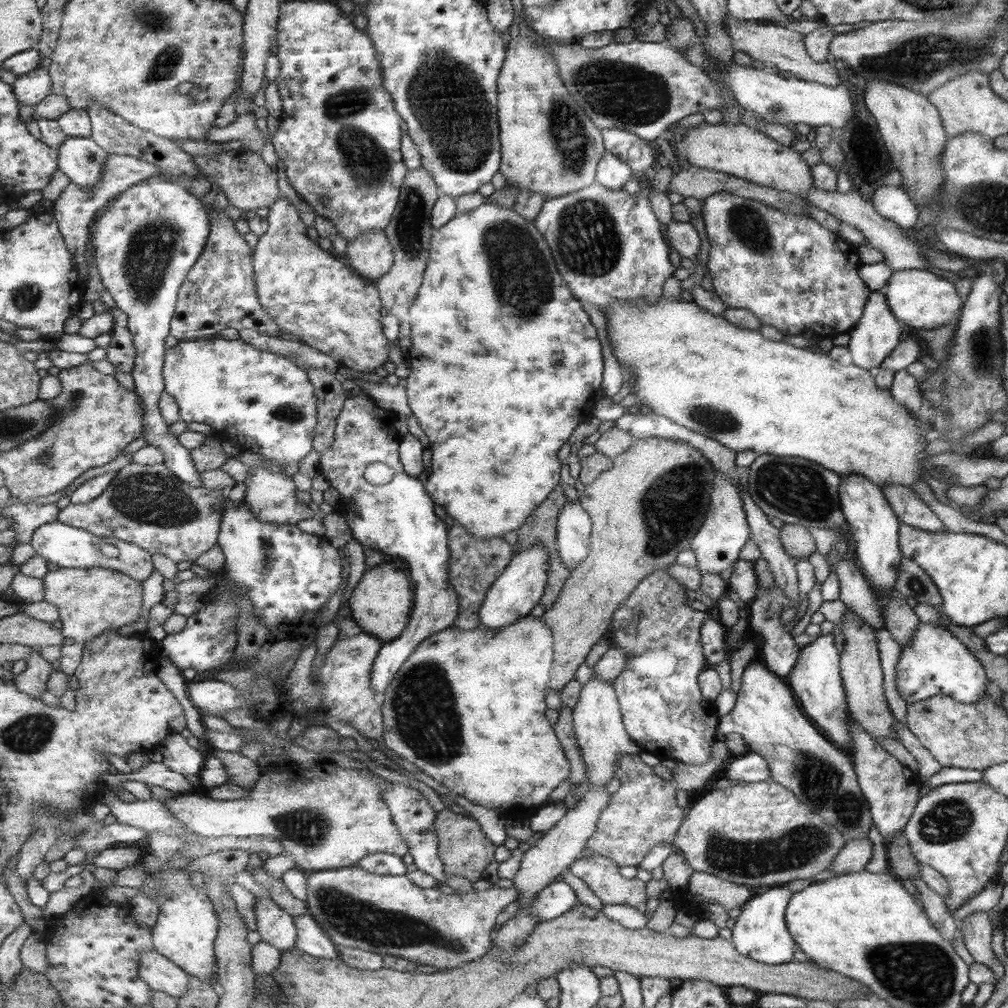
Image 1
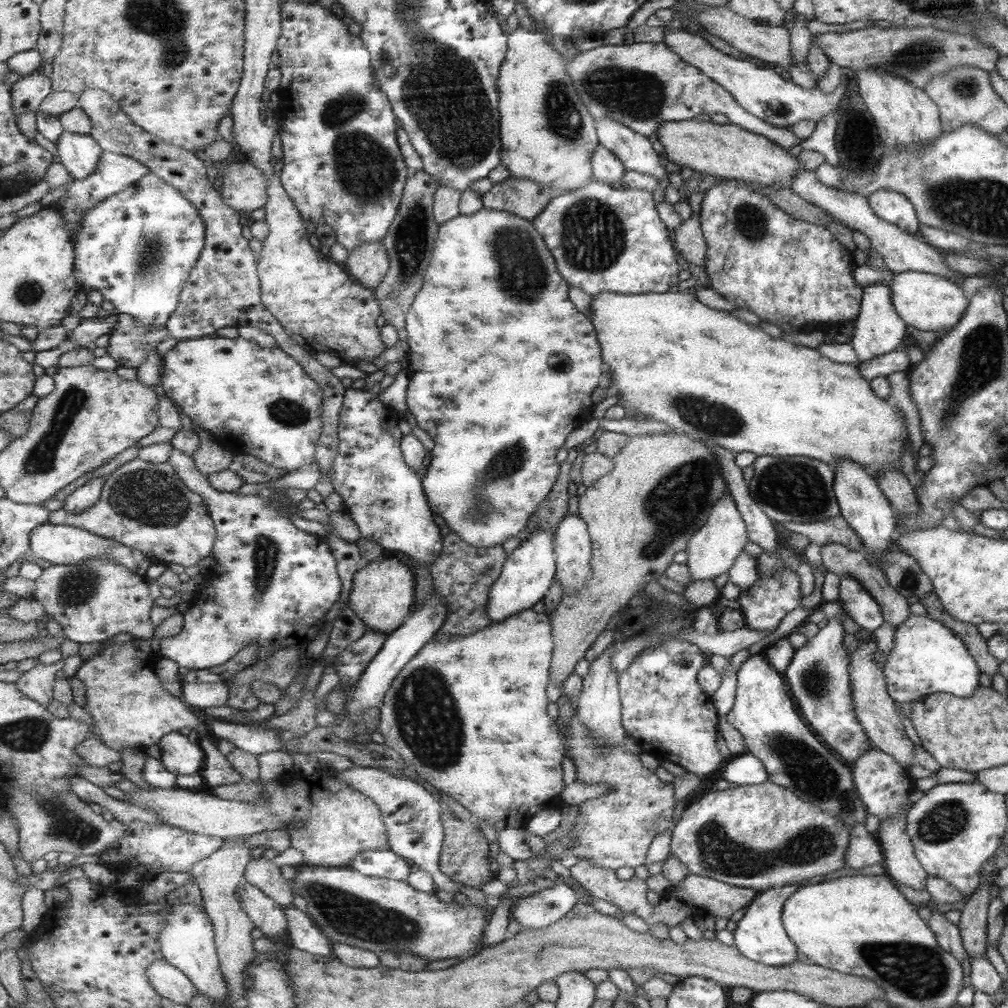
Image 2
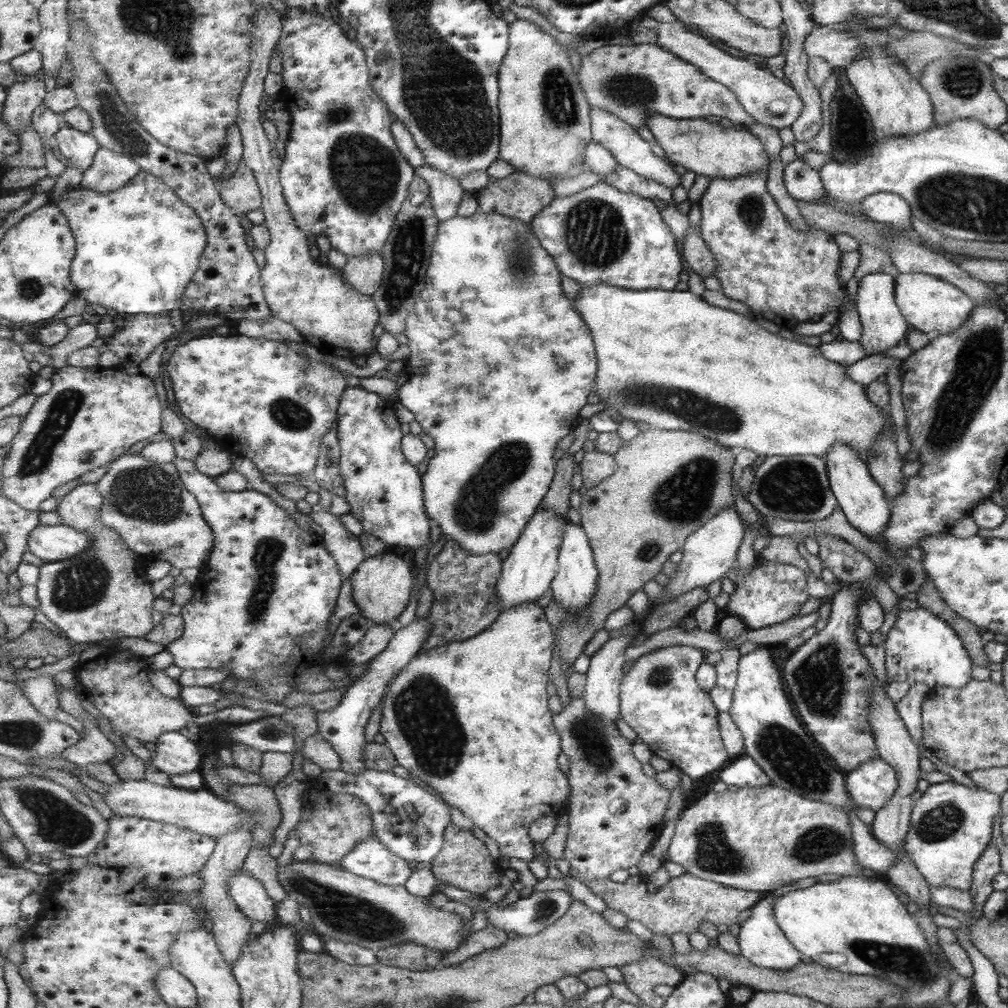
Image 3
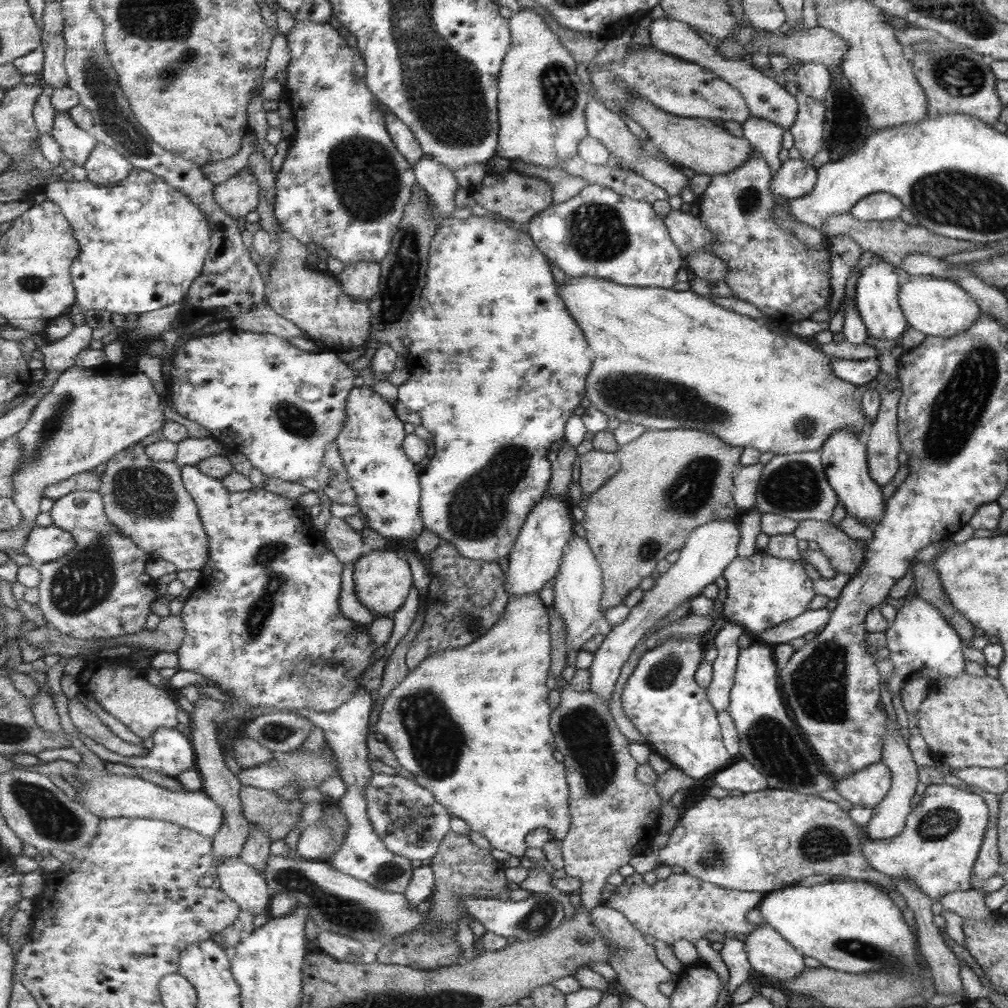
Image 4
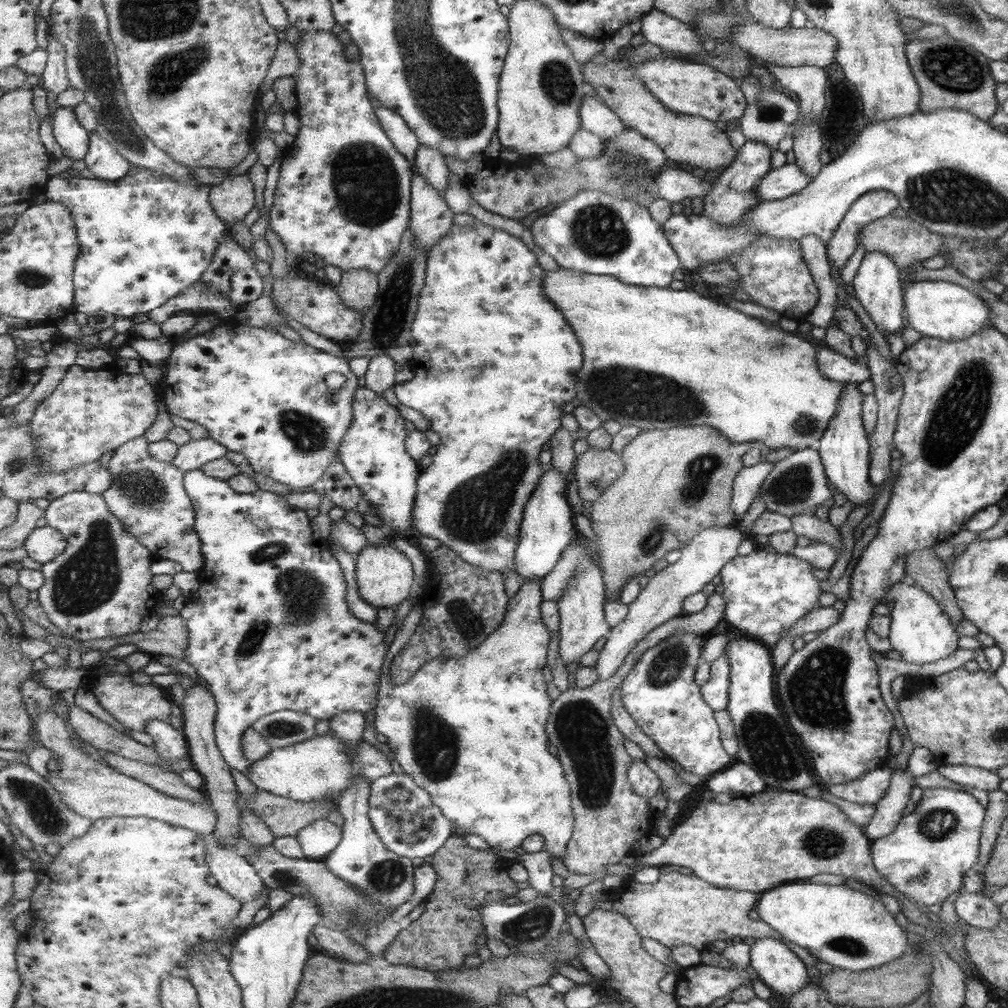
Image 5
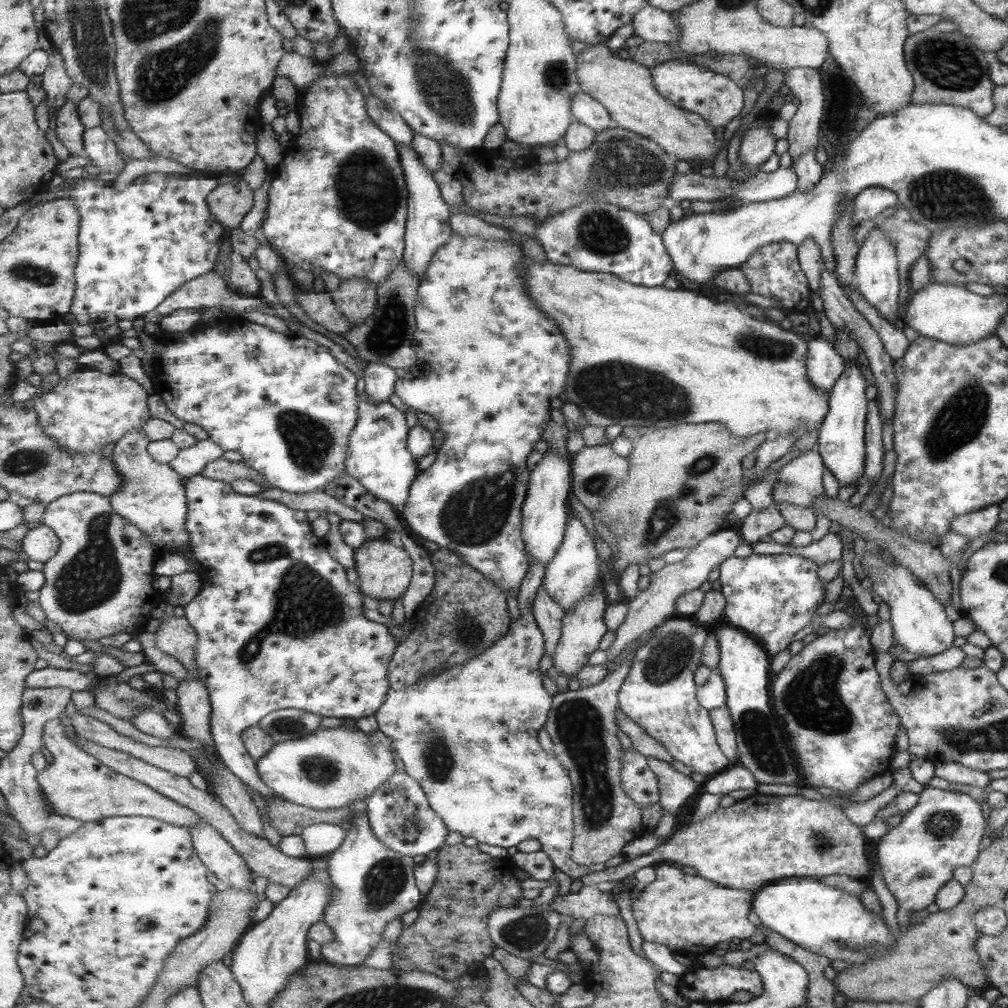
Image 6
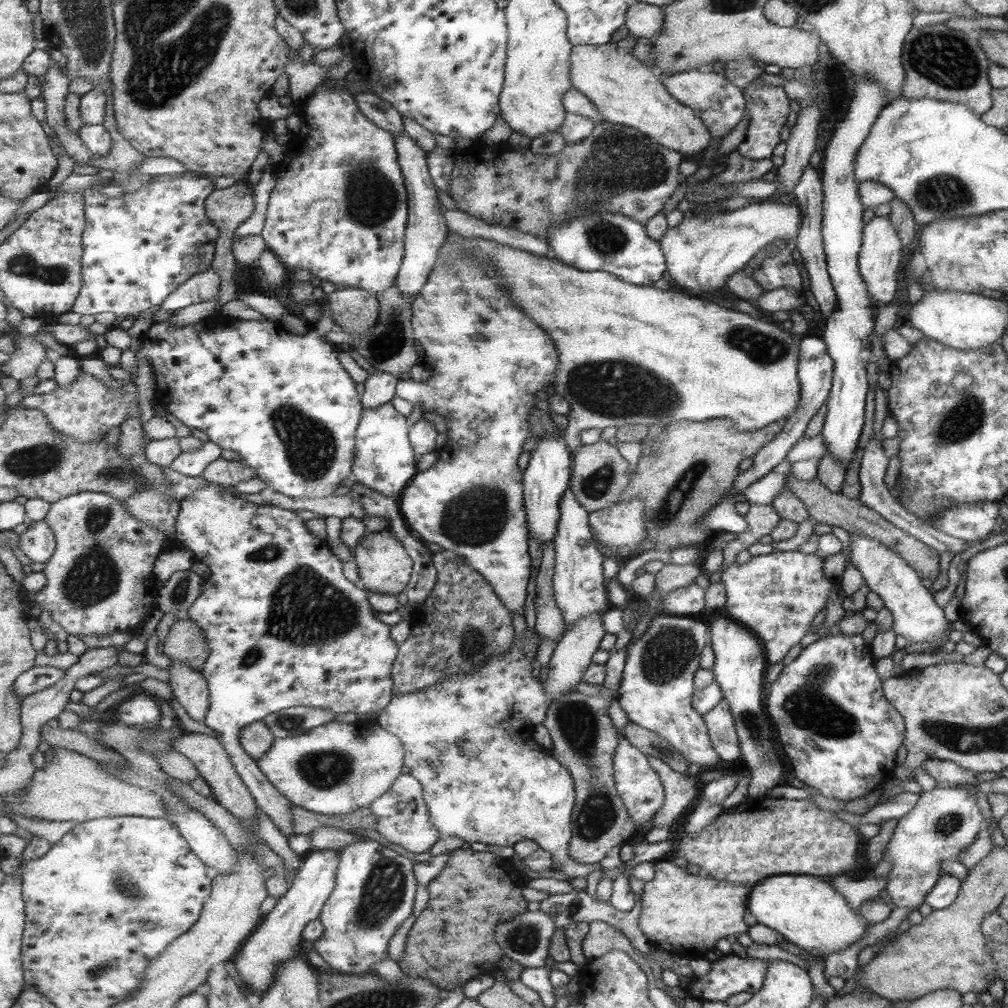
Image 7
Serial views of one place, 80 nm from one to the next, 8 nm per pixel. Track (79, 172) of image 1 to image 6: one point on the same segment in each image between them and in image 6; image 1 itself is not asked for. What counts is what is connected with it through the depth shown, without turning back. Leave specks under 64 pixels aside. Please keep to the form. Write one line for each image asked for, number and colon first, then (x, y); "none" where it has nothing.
2: (80, 154)
3: (79, 148)
4: (76, 143)
5: (74, 140)
6: (70, 130)

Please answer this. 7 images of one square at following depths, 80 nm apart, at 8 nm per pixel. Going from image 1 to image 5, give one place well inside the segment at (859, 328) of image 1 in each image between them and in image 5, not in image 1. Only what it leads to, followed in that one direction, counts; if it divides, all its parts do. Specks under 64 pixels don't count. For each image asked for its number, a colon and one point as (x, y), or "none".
2: (878, 329)
3: (882, 323)
4: (876, 290)
5: (876, 284)

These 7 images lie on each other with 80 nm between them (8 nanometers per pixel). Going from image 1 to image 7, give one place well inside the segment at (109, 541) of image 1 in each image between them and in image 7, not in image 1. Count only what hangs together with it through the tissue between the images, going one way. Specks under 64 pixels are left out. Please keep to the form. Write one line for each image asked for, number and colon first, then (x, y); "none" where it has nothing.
2: (59, 544)
3: (49, 543)
4: (46, 544)
5: (45, 544)
6: (42, 543)
7: (38, 542)

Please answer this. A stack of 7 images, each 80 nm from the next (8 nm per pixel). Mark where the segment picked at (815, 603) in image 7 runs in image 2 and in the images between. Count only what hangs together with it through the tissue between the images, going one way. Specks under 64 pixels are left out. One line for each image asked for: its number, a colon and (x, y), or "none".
2: (768, 599)
3: (767, 593)
4: (762, 591)
5: (765, 593)
6: (772, 597)

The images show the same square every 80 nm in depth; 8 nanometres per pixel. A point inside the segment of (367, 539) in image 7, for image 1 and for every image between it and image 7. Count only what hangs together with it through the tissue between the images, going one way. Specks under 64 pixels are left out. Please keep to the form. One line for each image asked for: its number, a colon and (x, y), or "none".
1: (381, 602)
2: (383, 593)
3: (383, 584)
4: (383, 579)
5: (385, 576)
6: (385, 571)

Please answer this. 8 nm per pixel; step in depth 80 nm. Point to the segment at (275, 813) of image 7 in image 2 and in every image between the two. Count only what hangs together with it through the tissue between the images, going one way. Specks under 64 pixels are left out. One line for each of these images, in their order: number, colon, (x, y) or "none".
2: (274, 584)
3: (267, 595)
4: (267, 627)
5: (271, 629)
6: (279, 626)

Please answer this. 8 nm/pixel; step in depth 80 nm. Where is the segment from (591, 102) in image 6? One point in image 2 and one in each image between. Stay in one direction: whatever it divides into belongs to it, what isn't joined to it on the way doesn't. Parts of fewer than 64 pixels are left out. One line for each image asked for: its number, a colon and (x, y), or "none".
2: (635, 153)
3: (631, 152)
4: (607, 126)
5: (596, 116)

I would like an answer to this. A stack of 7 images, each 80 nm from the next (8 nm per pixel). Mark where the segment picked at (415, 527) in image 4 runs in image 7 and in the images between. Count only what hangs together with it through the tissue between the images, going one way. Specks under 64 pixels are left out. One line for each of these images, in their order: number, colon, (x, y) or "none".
5: (374, 451)
6: (379, 457)
7: (385, 461)

